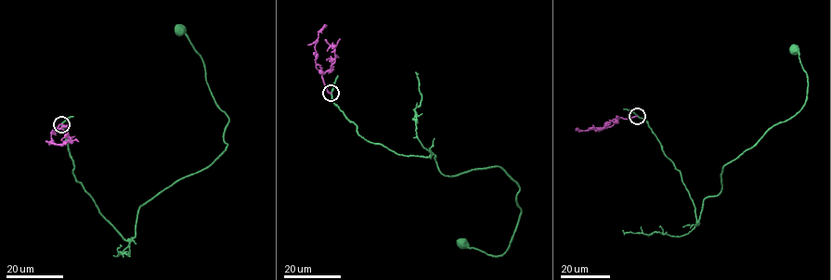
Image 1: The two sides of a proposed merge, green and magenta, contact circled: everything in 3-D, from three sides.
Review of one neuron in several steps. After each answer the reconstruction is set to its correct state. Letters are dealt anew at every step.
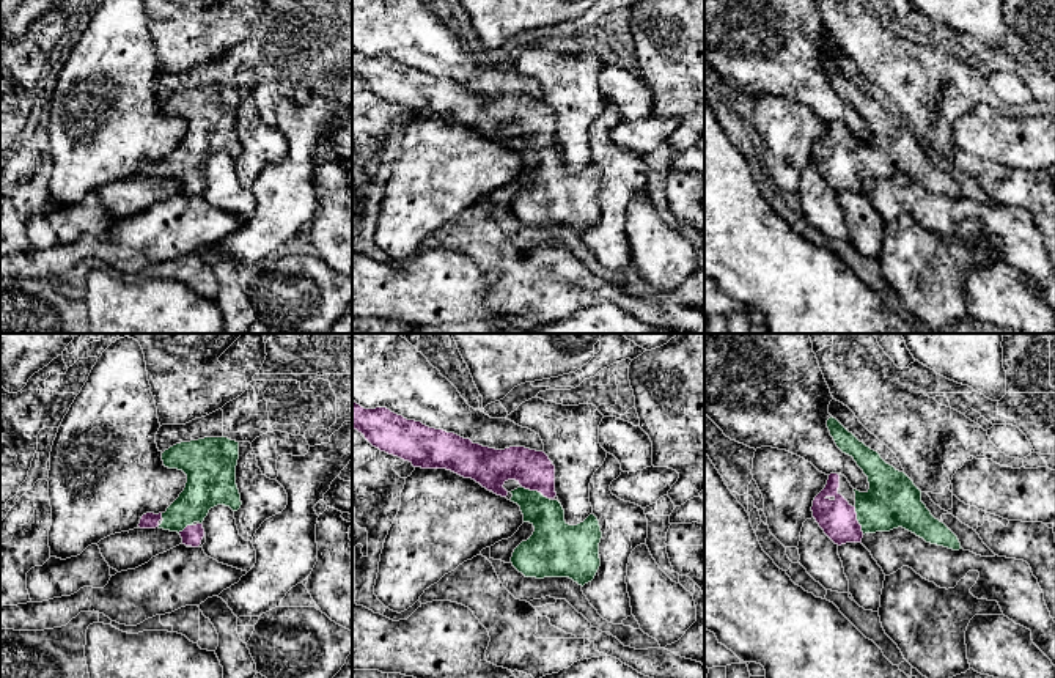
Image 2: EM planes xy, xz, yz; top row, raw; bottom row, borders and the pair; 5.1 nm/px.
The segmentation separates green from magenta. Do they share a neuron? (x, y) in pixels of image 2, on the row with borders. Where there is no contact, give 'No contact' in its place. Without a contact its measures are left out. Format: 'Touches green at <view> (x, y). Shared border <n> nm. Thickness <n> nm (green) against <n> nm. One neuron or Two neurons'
Touches green at xz (535, 491). Shared border 170 nm. Thickness 200 nm (green) against 200 nm. One neuron

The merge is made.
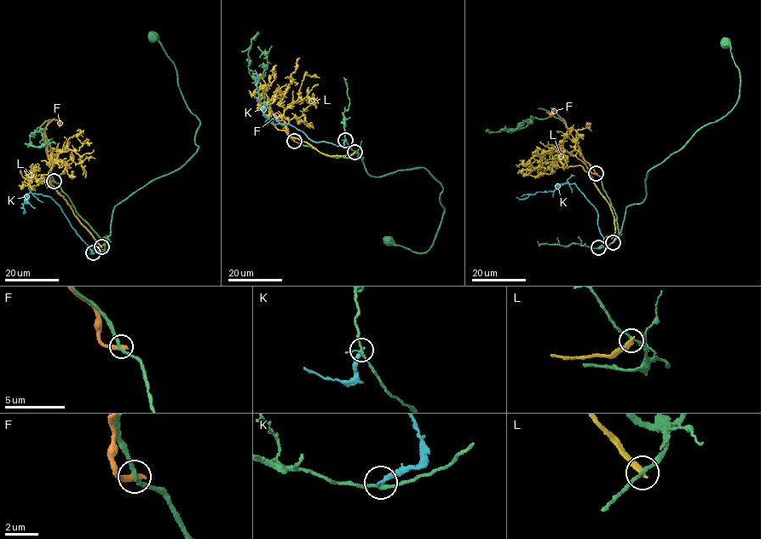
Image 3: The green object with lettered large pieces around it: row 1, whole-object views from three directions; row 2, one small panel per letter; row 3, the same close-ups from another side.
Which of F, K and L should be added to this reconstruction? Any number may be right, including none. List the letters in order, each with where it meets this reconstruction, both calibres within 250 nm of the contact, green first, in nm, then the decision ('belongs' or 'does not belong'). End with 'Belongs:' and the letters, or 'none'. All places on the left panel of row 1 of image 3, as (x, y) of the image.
F: (54, 181) | 260/340 nm | does not belong
K: (93, 252) | 170/260 nm | does not belong
L: (101, 246) | 170/300 nm | does not belong
Belongs: none

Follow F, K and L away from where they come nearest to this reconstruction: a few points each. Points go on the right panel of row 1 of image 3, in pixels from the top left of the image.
F: (596, 173), (590, 171), (590, 166), (579, 152), (566, 122), (553, 108), (551, 113), (546, 112)
K: (598, 247), (604, 243), (596, 210), (574, 183), (567, 182), (554, 191), (537, 192), (523, 199), (516, 197)
L: (613, 242), (611, 208), (580, 165), (560, 167), (556, 159), (518, 173)

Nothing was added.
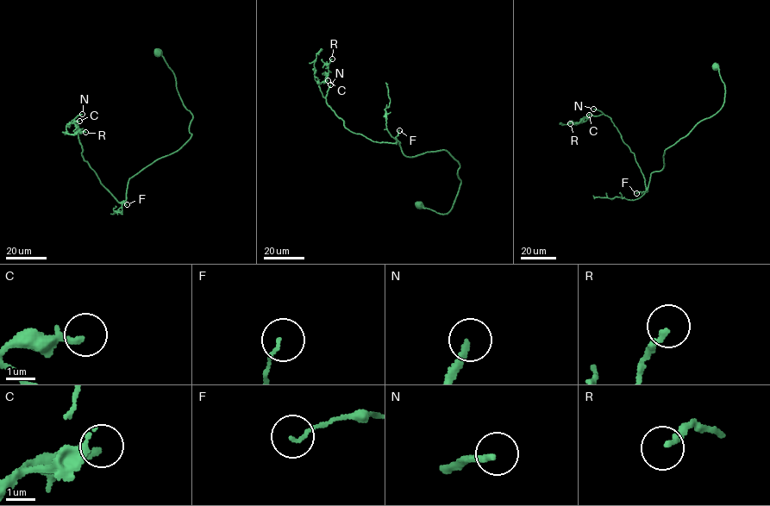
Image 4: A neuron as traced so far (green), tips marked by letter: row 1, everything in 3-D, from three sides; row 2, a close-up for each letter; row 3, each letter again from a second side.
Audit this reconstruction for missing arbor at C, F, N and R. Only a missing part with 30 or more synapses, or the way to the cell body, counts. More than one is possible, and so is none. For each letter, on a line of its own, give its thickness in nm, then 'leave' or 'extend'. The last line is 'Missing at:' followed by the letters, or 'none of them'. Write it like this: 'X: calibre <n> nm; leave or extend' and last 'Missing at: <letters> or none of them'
C: calibre 200 nm; leave
F: calibre 90 nm; leave
N: calibre 220 nm; extend
R: calibre 200 nm; leave
Missing at: N

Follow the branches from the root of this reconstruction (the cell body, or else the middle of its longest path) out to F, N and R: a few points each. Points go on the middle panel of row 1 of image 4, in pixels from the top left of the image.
F: (418, 203), (449, 212), (460, 183), (460, 165), (445, 150), (406, 157), (397, 139), (399, 130)
N: (418, 203), (449, 212), (460, 165), (445, 150), (406, 157), (398, 141), (350, 131), (326, 103), (330, 84)
R: (418, 203), (449, 212), (460, 165), (445, 150), (406, 157), (398, 141), (350, 131), (319, 86), (332, 59)

